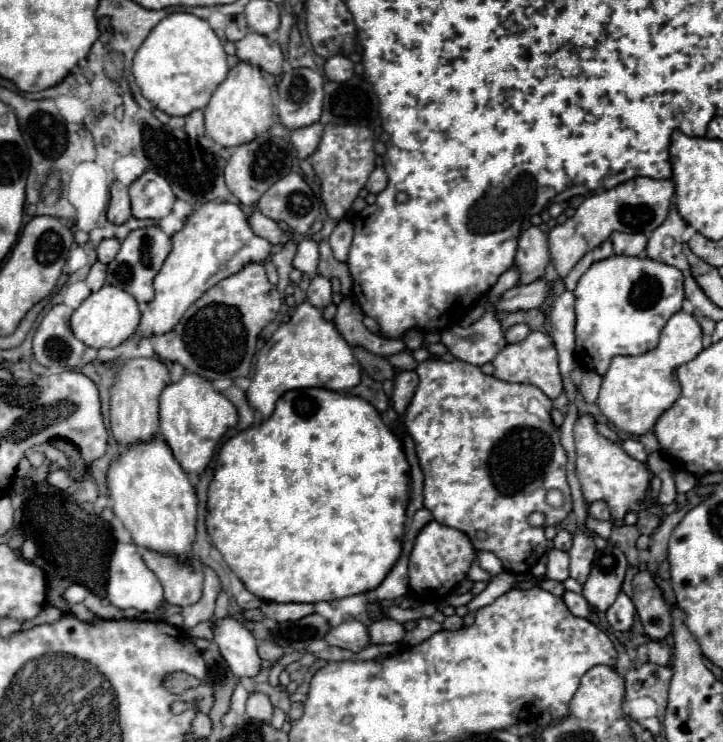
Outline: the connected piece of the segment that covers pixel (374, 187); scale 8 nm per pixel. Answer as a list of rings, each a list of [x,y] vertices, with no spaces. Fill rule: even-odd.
[[[375,168],[375,170],[371,172],[365,188],[367,188],[367,192],[371,192],[371,194],[383,192],[383,190],[387,188],[387,174],[385,174],[385,170],[383,170],[383,168]]]

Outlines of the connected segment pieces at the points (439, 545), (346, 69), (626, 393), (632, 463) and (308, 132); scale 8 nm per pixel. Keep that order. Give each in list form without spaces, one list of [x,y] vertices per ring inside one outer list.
[[[431,520],[423,526],[423,530],[415,538],[413,552],[409,556],[409,588],[421,596],[423,602],[439,602],[443,600],[465,576],[475,558],[475,548],[471,540],[461,532],[449,526]]]
[[[331,56],[325,62],[325,76],[333,82],[345,82],[349,76],[353,76],[353,62],[347,56]]]
[[[679,310],[673,314],[665,328],[661,330],[661,338],[657,348],[639,354],[639,356],[615,356],[607,374],[603,376],[601,392],[597,398],[599,410],[613,422],[617,428],[641,436],[653,428],[657,418],[673,406],[677,396],[681,394],[681,386],[677,380],[677,368],[689,360],[693,360],[701,350],[701,326],[693,314]]]
[[[583,414],[575,420],[573,426],[573,438],[575,438],[575,450],[577,450],[577,462],[575,462],[575,474],[579,478],[583,498],[587,504],[593,504],[597,500],[603,500],[609,506],[613,526],[623,526],[623,518],[627,512],[641,512],[645,510],[645,494],[649,490],[651,472],[647,464],[631,458],[621,442],[613,442],[597,432],[597,420],[591,414]]]
[[[317,122],[317,124],[311,124],[309,128],[293,130],[291,142],[293,142],[295,150],[297,150],[299,160],[309,158],[309,156],[317,150],[317,146],[319,146],[319,142],[321,142],[321,136],[323,136],[323,126],[321,126],[319,122]]]

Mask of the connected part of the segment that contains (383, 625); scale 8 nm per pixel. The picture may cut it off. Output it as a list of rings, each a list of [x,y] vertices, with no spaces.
[[[381,618],[369,626],[369,634],[373,644],[399,644],[405,636],[405,628],[397,620]]]

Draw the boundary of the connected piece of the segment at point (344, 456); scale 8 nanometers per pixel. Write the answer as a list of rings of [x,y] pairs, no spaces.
[[[305,388],[285,392],[275,406],[271,418],[261,422],[259,426],[251,426],[237,436],[229,438],[217,458],[213,468],[213,480],[209,484],[209,500],[207,500],[207,532],[211,542],[221,552],[225,564],[237,574],[237,578],[245,584],[245,588],[265,602],[303,602],[315,604],[321,600],[337,600],[353,594],[363,594],[375,590],[387,572],[393,568],[401,554],[401,538],[405,528],[405,510],[409,504],[409,462],[403,452],[401,438],[385,426],[379,412],[363,398],[343,396],[339,392],[331,392],[325,388]]]

